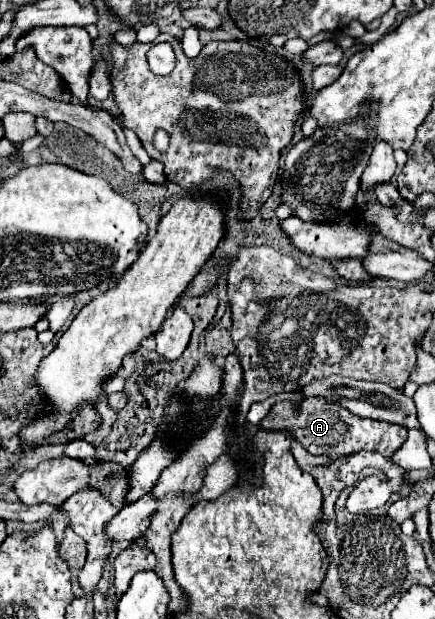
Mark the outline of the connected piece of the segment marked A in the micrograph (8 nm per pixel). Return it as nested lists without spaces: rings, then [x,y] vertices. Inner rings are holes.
[[[302,399],[302,401],[278,401],[270,413],[260,423],[264,429],[290,429],[292,435],[314,455],[328,455],[328,457],[342,457],[350,455],[354,451],[370,449],[380,451],[386,457],[392,457],[392,453],[406,441],[406,427],[398,427],[386,421],[374,421],[356,417],[350,411],[344,411],[344,407],[338,407],[338,403],[326,403],[324,399]]]

